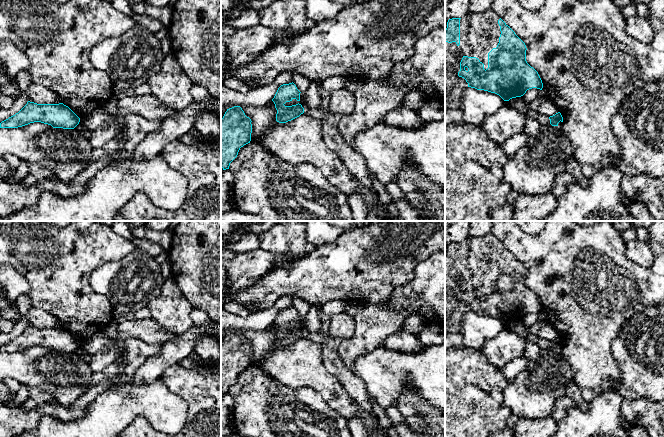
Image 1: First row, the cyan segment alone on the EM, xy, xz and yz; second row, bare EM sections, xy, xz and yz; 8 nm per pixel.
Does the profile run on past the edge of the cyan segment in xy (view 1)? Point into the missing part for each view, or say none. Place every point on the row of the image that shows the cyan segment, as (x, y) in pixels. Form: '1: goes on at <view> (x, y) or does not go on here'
1: does not go on here

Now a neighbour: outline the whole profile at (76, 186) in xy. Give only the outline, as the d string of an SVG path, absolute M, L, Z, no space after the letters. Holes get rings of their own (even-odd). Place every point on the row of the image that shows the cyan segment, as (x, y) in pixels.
M120 149L112 156L104 156L90 163L86 169L78 173L69 183L47 178L38 179L33 186L26 186L21 181L10 183L0 177L0 215L9 215L24 207L35 205L41 193L47 189L62 197L72 197L84 192L88 181L100 170L124 159L124 151Z

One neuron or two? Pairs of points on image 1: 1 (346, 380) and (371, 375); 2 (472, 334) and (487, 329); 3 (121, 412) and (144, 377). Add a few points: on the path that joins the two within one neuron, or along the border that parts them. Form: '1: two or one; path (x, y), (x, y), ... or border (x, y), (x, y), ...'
1: two; border (352, 370), (364, 383), (369, 394)
2: one; path (476, 332), (480, 332), (483, 329)
3: two; border (158, 378), (148, 382), (130, 381)

